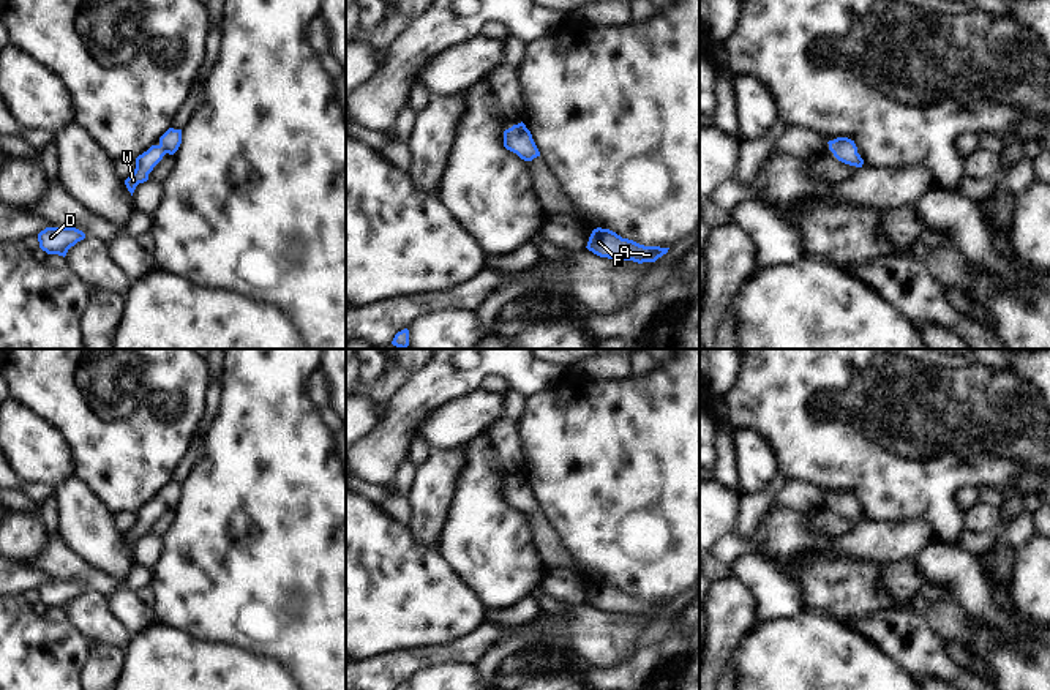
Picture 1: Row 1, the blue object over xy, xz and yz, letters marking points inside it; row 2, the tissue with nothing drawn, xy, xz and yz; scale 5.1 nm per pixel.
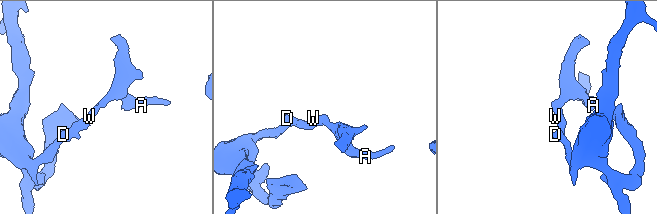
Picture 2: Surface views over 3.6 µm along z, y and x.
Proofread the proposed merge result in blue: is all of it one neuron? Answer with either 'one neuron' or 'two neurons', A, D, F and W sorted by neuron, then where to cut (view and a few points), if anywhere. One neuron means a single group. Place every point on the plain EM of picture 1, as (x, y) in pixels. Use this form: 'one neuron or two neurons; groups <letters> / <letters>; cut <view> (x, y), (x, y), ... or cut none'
one neuron; groups A D F W; cut none

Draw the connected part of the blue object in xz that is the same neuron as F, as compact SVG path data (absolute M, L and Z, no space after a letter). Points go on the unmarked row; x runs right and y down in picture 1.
M602 581L592 584L586 602L600 611L633 614L638 617L655 616L669 603L660 600L644 600Z

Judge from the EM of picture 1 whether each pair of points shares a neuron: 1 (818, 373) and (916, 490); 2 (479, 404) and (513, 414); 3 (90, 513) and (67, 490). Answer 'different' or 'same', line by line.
1: same
2: different
3: same

